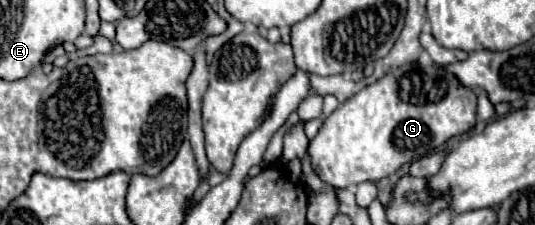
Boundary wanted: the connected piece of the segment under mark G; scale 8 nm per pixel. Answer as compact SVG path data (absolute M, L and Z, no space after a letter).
M419 63L401 65L401 67L397 67L395 71L389 71L389 73L387 73L385 77L381 77L379 81L375 81L373 85L367 85L363 91L359 91L357 95L353 95L353 97L347 99L345 103L341 103L341 105L325 119L325 123L323 123L321 129L319 129L319 133L317 133L315 139L311 139L311 143L309 143L311 167L313 167L313 171L321 177L323 183L327 183L327 185L331 185L331 187L337 187L337 189L339 189L339 187L355 187L355 185L359 185L359 183L363 183L363 181L377 181L377 179L383 179L383 177L395 173L401 165L405 165L405 163L409 163L409 161L413 161L413 159L419 159L421 155L429 153L431 149L441 147L447 139L471 131L471 129L475 127L475 109L477 109L477 95L475 95L471 89L463 87L463 85L461 85L449 71L445 71L443 67L439 67L439 65L427 65L427 67L423 67L423 65L419 65Z

